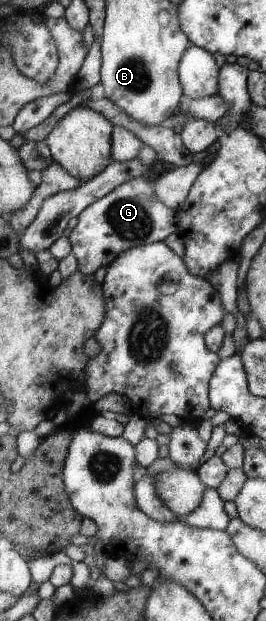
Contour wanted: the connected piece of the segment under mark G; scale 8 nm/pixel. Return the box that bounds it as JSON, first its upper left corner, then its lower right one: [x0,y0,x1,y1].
[68,176,176,275]

